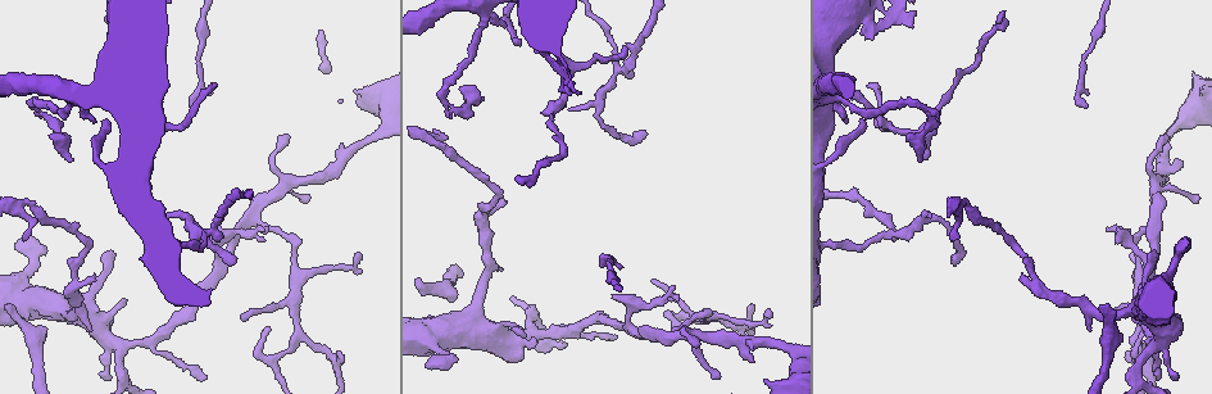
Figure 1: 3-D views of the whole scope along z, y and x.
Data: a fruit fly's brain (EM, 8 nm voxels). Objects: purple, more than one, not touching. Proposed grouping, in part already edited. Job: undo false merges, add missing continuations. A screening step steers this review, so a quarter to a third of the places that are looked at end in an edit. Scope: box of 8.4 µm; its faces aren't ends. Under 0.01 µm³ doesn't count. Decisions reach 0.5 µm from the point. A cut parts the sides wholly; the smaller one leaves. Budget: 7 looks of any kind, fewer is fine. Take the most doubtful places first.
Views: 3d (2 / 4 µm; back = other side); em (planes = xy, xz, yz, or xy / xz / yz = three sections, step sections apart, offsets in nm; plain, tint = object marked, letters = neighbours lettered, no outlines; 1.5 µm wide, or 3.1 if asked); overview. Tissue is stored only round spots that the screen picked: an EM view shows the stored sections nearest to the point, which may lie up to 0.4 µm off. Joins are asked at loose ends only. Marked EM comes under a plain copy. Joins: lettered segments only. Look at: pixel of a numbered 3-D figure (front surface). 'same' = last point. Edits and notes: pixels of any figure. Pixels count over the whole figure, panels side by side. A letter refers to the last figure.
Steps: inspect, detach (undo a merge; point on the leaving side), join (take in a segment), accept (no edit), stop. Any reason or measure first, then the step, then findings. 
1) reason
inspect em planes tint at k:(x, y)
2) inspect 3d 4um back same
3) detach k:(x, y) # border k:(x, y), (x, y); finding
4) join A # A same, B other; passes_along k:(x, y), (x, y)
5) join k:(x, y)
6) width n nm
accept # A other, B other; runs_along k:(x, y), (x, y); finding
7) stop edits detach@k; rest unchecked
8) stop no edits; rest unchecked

sharp bend
inspect em planes tint at 1:(836, 247)

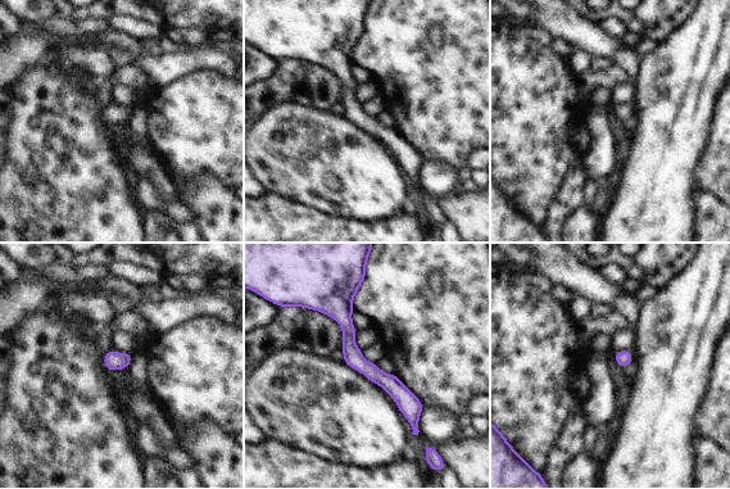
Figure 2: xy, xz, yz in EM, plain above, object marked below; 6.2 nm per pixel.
inspect em planes letters same

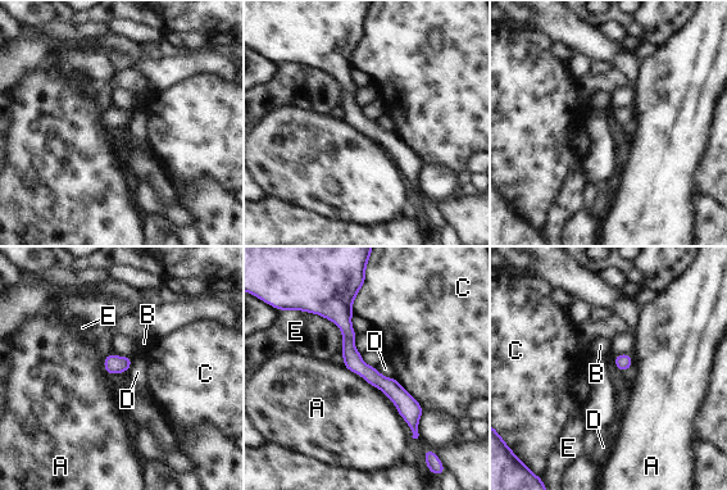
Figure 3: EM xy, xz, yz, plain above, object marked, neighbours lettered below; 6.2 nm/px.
longest_contact E 400 nm
accept # A other, B other, C other, D other, E other; runs_along 3:(342, 295), (349, 353), (413, 426); continuous, no second cell

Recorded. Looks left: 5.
free end
inspect 3d 2um at 1:(213, 85)

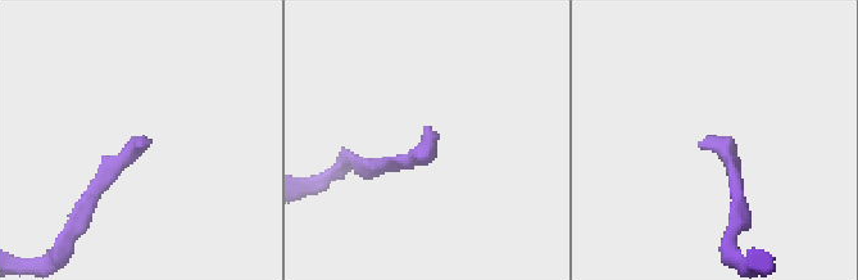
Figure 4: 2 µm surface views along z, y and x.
need the tissue
inspect em yz step 8 letters at 4:(426, 129)

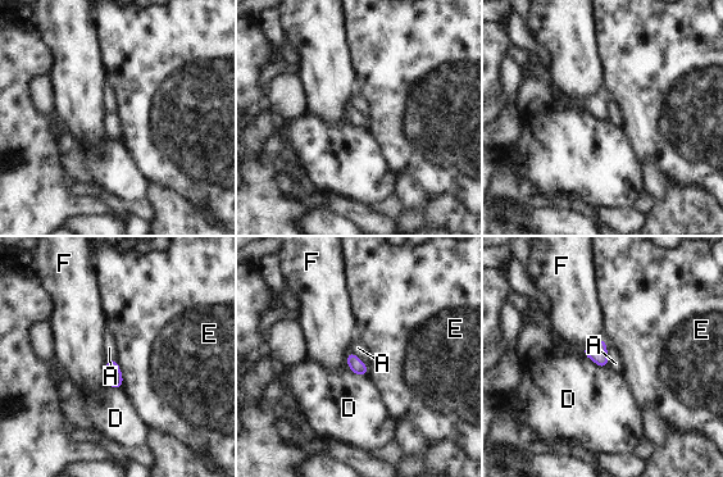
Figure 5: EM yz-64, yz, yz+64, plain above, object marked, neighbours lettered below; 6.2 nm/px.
another direction
inspect em planes letters same

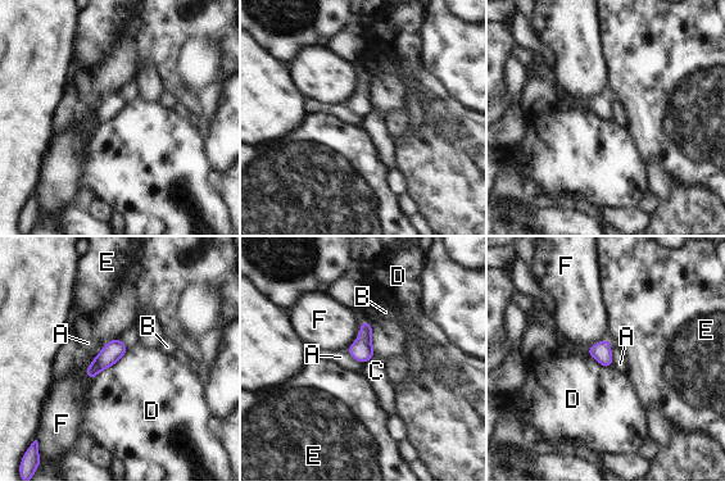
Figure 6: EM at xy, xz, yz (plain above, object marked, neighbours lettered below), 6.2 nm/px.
width 110 nm
accept # A other, B other, C other, D other, E other, F other; border 6:(128, 349), (94, 380); none of them fits

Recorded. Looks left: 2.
sharp bend
inspect em xz step 4 tint at 1:(929, 134)

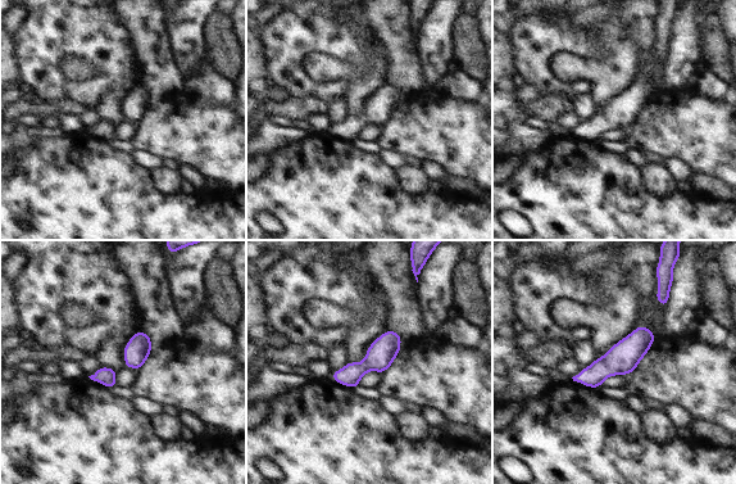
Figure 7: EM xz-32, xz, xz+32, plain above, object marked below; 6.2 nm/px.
cut it another way
inspect em planes letters same

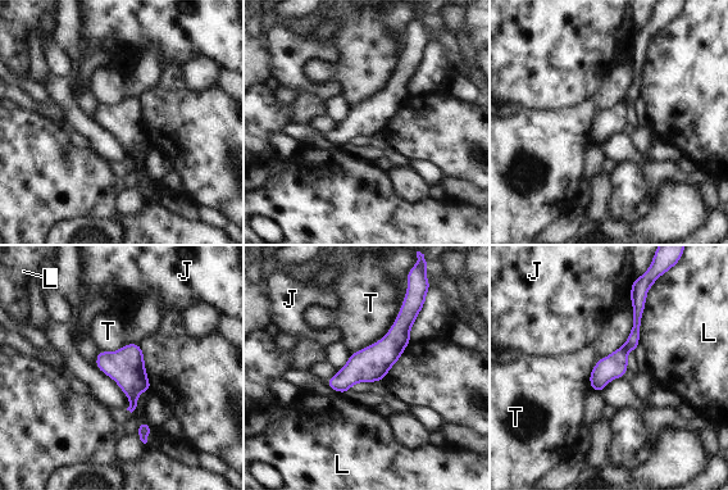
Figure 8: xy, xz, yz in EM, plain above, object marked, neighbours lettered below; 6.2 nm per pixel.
accept # J other, L other, T other; all the same cell

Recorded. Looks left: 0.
stop no edits; rest unchecked

